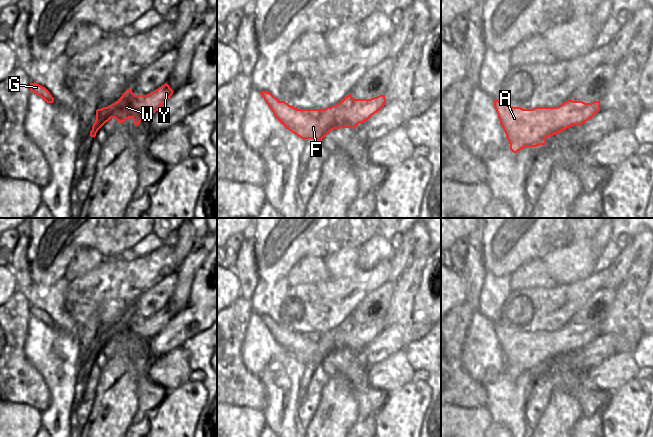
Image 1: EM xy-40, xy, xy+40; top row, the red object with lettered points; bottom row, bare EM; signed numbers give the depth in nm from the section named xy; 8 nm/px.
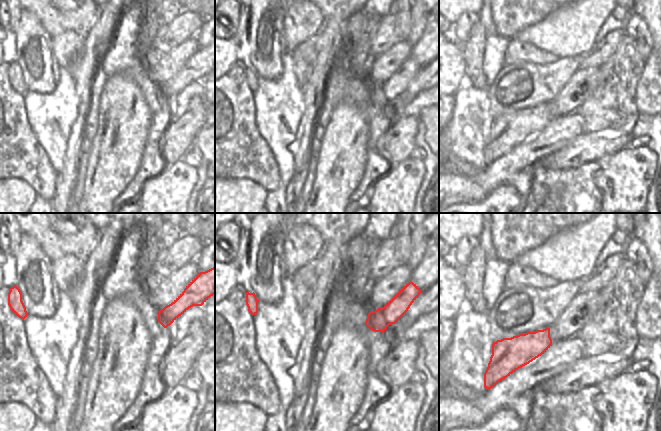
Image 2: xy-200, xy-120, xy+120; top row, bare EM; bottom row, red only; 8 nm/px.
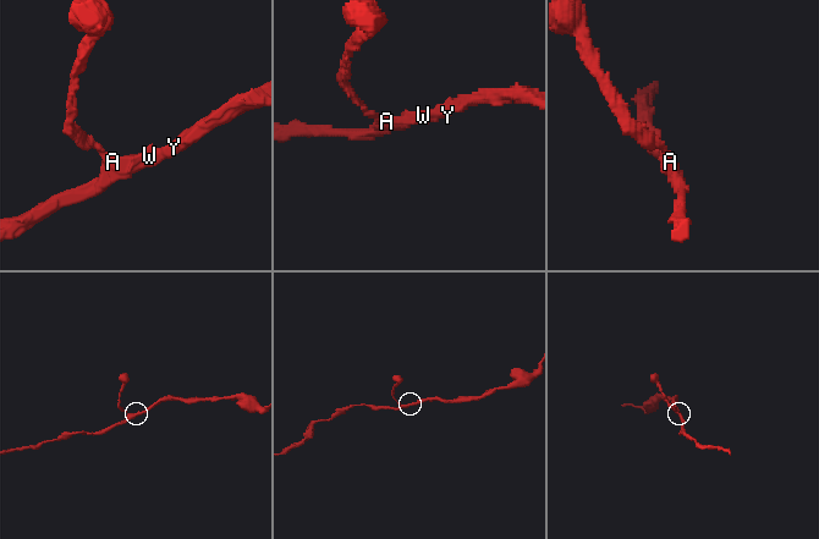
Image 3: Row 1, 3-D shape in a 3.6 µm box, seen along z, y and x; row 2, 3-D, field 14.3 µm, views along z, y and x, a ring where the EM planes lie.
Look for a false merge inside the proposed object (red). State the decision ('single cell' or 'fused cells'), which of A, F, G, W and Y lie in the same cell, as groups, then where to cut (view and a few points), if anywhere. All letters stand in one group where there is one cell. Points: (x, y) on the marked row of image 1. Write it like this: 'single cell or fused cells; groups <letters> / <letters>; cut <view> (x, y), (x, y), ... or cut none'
single cell; groups A F G W Y; cut none

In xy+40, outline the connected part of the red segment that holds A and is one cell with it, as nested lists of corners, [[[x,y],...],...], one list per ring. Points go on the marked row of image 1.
[[[495,99],[494,108],[510,144],[510,150],[513,153],[517,153],[525,147],[544,146],[547,137],[551,137],[573,125],[582,125],[600,111],[600,101],[585,103],[583,101],[569,99],[557,107],[523,109],[521,107],[507,105]]]

